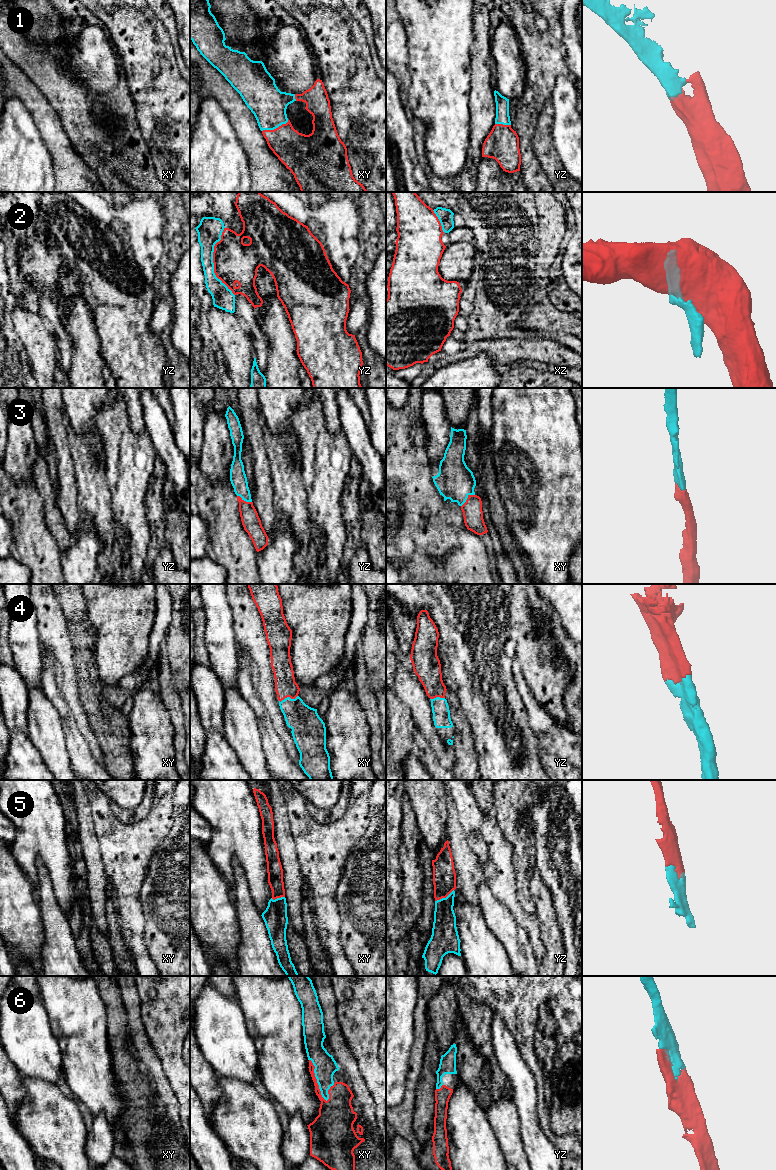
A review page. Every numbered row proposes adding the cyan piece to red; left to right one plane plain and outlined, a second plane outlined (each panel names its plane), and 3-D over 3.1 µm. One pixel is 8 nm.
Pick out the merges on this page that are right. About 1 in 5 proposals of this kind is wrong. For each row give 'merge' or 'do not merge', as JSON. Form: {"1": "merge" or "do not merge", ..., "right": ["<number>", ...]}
{"1": "merge", "2": "do not merge", "3": "merge", "4": "merge", "5": "merge", "6": "merge", "right": ["1", "3", "4", "5", "6"]}

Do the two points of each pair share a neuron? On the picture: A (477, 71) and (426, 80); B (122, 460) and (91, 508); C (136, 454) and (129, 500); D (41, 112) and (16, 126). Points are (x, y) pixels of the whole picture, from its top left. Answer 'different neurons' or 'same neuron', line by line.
A: different neurons
B: different neurons
C: same neuron
D: different neurons

